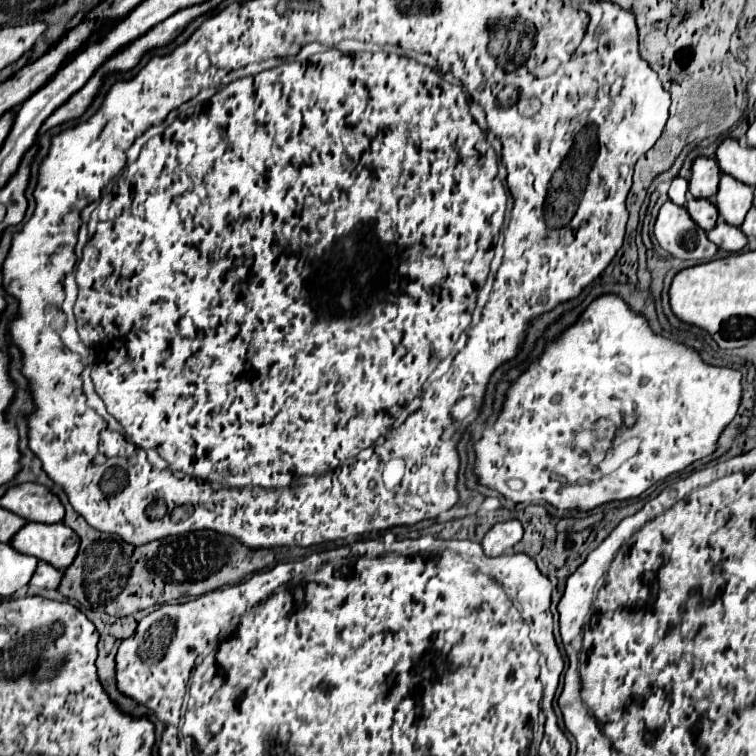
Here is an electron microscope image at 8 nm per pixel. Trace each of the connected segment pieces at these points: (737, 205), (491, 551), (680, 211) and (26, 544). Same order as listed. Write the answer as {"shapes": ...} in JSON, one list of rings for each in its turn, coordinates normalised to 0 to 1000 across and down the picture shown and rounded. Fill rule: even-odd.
{"shapes":[[[[955,229],[952,247],[947,255],[947,274],[952,287],[960,295],[979,300],[984,292],[984,284],[995,274],[995,247]]],[[[683,687],[656,692],[638,713],[638,726],[643,734],[661,734],[677,726],[690,713],[690,694]]],[[[881,266],[865,295],[865,311],[876,329],[897,343],[939,345],[950,327],[934,313],[931,303],[923,300],[910,284],[907,274]]],[[[34,692],[21,705],[21,713],[16,713],[13,721],[24,731],[42,734],[53,742],[66,745],[74,753],[87,753],[103,731],[106,713],[85,692],[71,692],[71,694]]]]}

